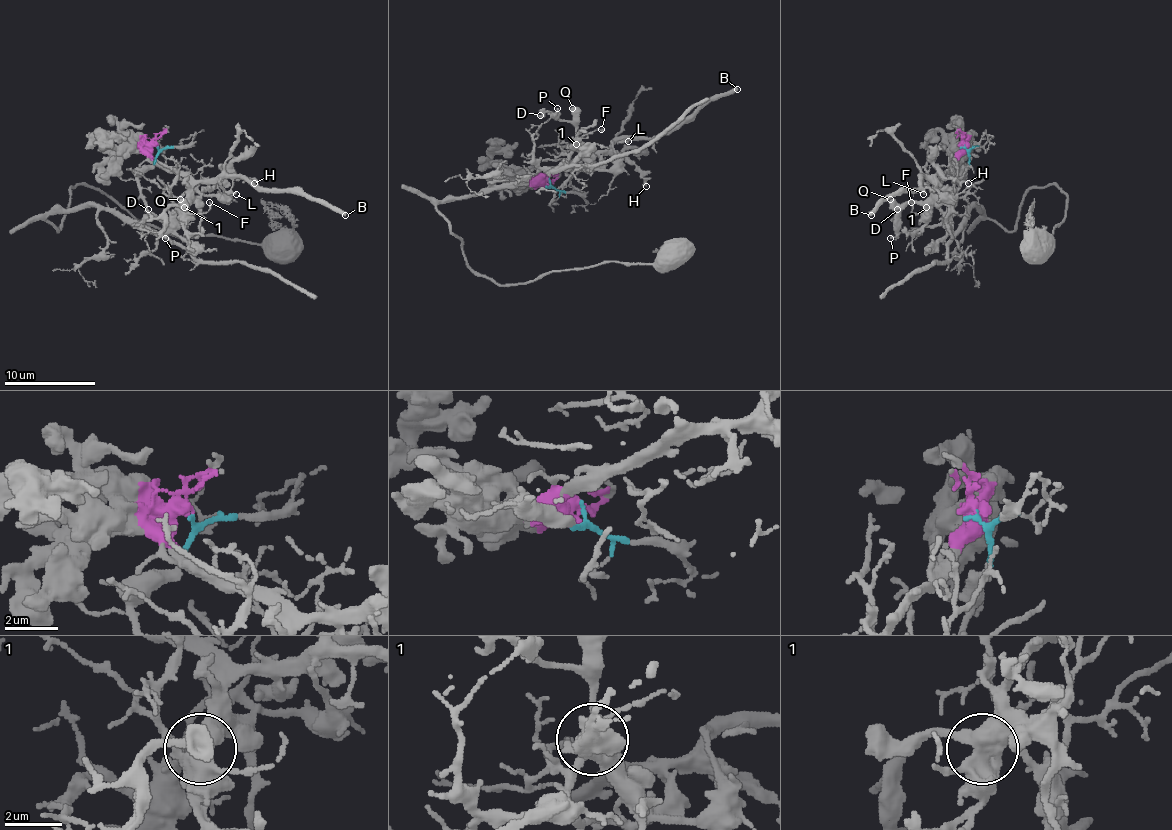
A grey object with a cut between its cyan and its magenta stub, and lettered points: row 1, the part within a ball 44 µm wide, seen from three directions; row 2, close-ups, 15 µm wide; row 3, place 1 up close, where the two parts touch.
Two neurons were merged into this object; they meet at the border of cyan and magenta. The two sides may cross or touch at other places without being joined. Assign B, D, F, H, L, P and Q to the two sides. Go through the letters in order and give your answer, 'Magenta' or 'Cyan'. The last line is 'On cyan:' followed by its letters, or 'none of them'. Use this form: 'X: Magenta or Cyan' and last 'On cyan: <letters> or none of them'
B: Magenta
D: Magenta
F: Cyan
H: Magenta
L: Magenta
P: Magenta
Q: Magenta
On cyan: F

